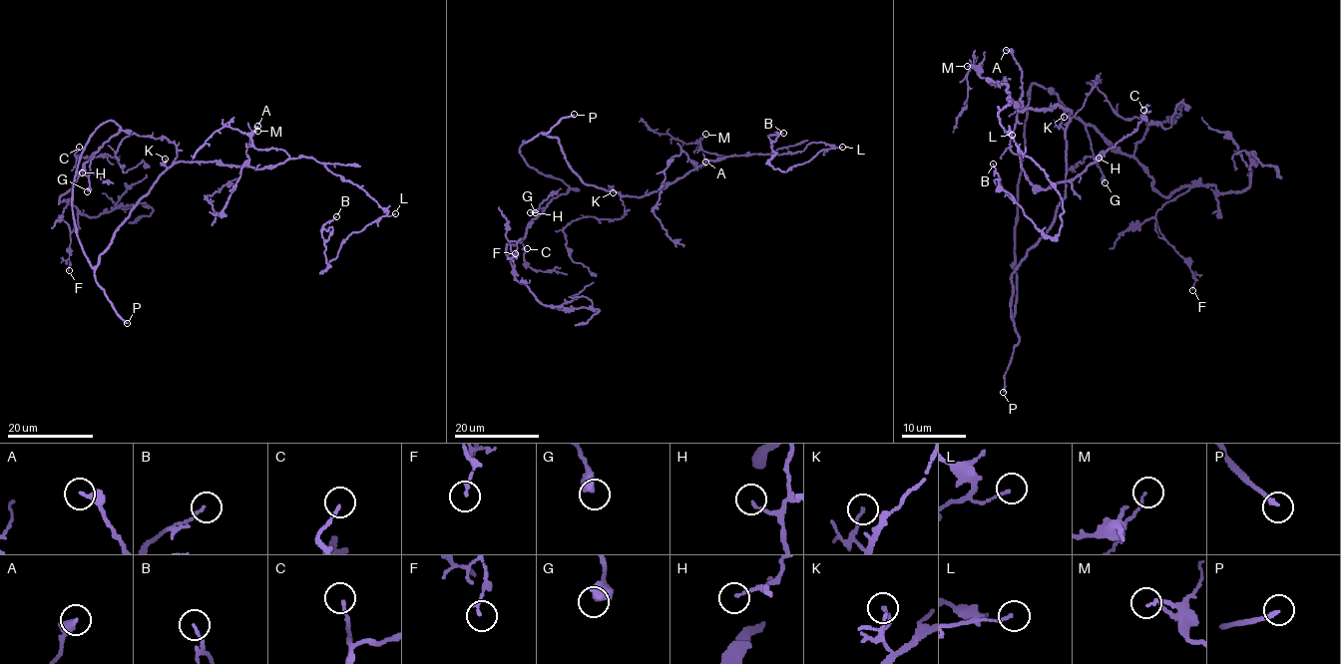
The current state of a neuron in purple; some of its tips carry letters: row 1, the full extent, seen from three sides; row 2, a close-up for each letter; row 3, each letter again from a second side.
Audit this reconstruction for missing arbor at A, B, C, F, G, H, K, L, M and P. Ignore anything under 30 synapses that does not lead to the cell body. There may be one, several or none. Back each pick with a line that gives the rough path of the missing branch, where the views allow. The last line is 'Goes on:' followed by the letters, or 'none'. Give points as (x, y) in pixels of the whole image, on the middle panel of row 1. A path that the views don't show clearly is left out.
P: (574, 114), (607, 92), (616, 77), (599, 47), (587, 39), (560, 36), (539, 43), (524, 58), (520, 75)
Goes on: P

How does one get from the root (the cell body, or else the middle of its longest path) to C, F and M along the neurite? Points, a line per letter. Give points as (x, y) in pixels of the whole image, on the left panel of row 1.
C: (116, 230), (92, 266), (72, 198), (90, 135), (109, 121), (120, 128), (78, 174), (79, 147)
F: (116, 230), (92, 266), (75, 225), (73, 181), (90, 135), (109, 121), (120, 129), (60, 196), (69, 270)
M: (116, 230), (177, 163), (258, 168), (284, 162), (283, 150), (256, 149), (250, 135), (257, 131)

